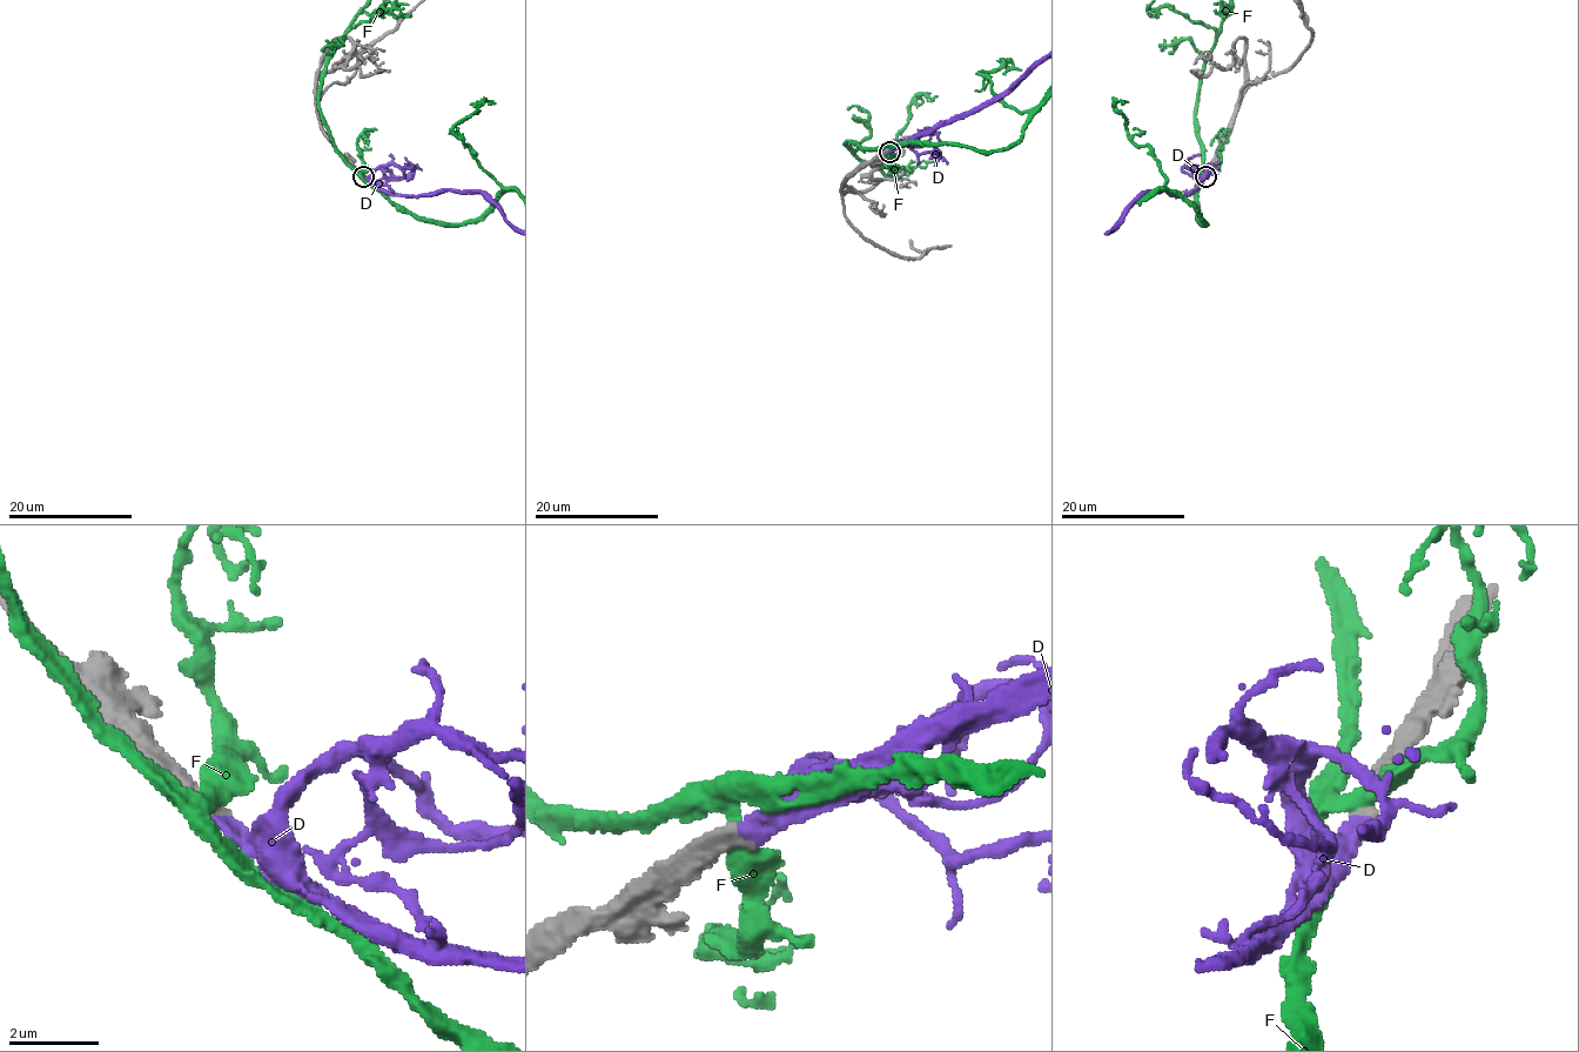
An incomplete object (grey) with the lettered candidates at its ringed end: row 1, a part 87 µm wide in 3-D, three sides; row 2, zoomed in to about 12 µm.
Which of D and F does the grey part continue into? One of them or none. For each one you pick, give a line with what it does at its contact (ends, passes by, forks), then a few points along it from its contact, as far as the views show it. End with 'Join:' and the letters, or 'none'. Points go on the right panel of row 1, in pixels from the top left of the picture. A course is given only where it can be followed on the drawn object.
D: It ends there
Join: D

